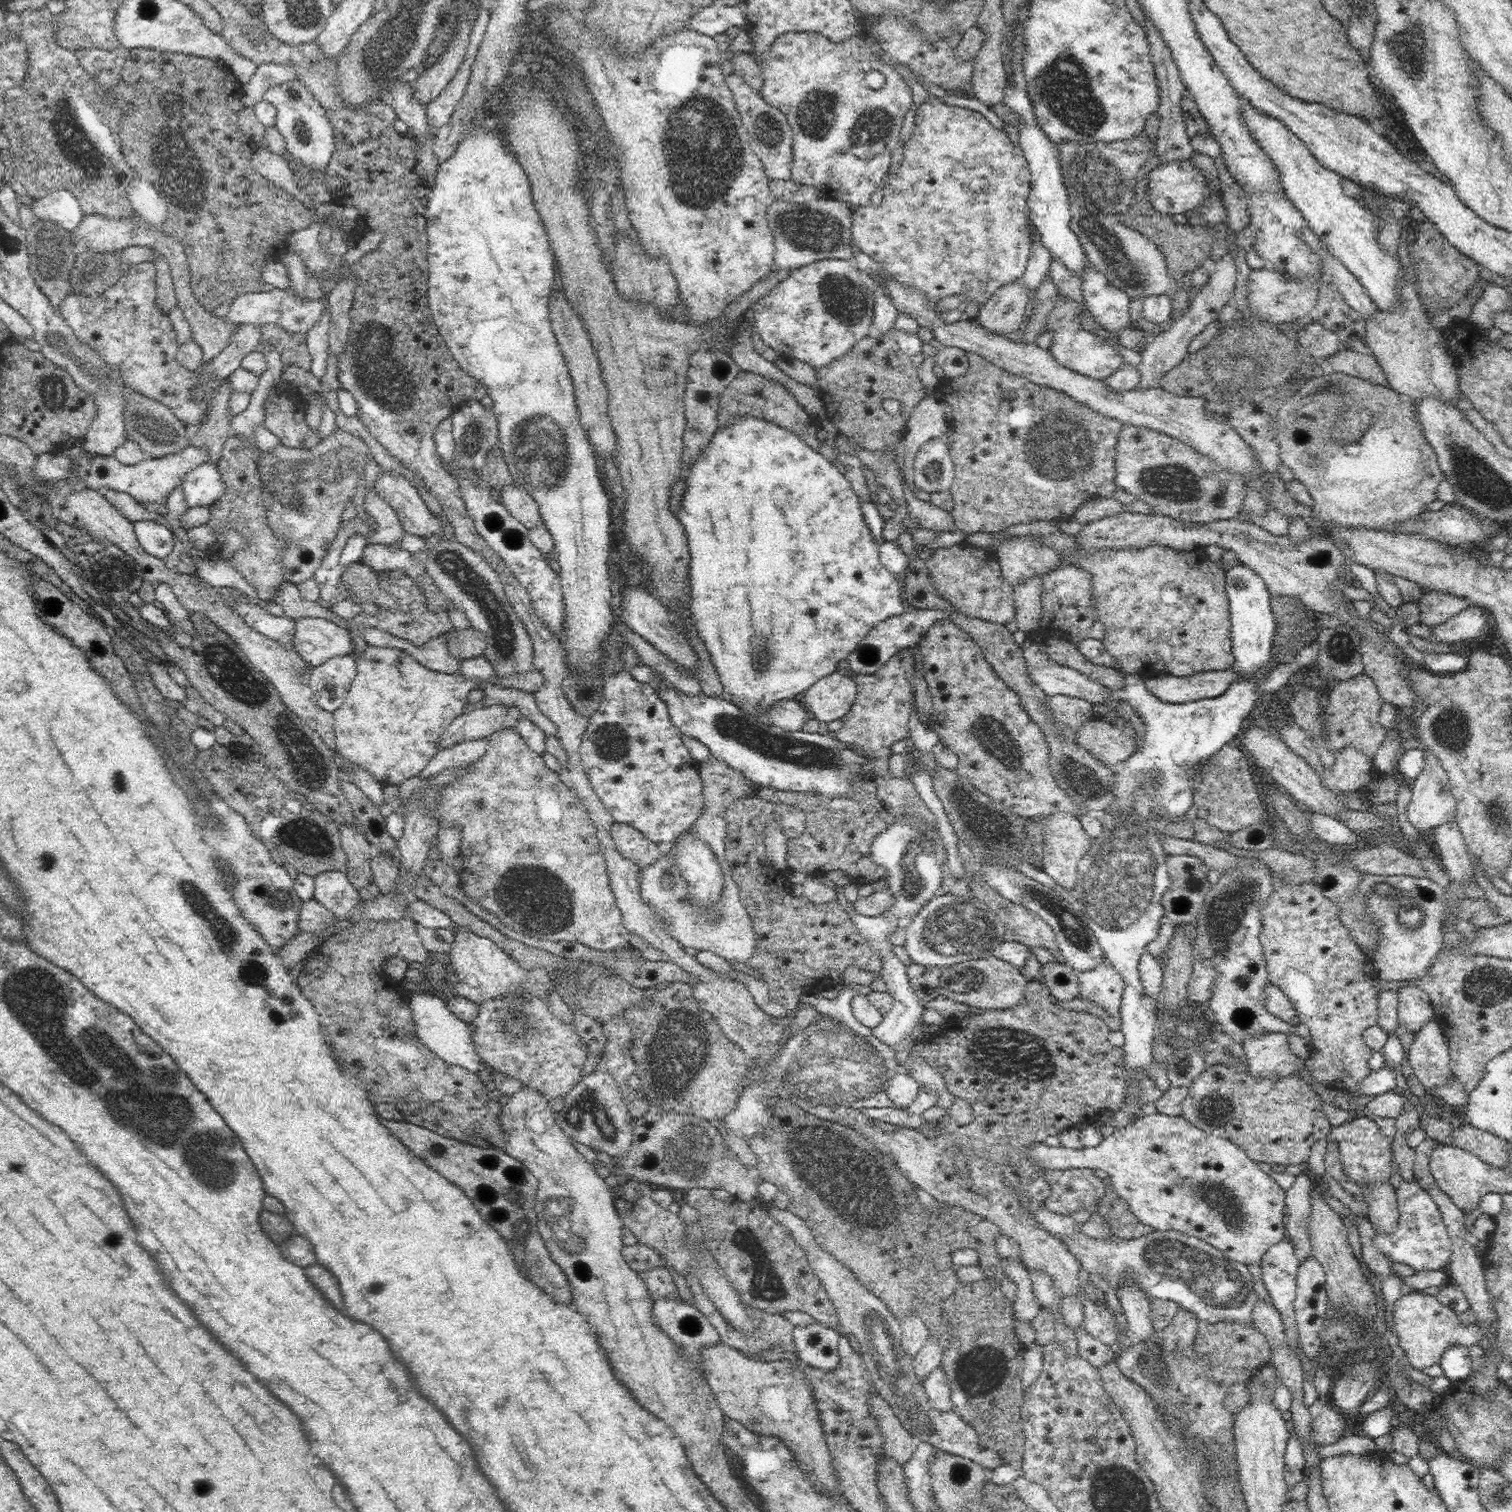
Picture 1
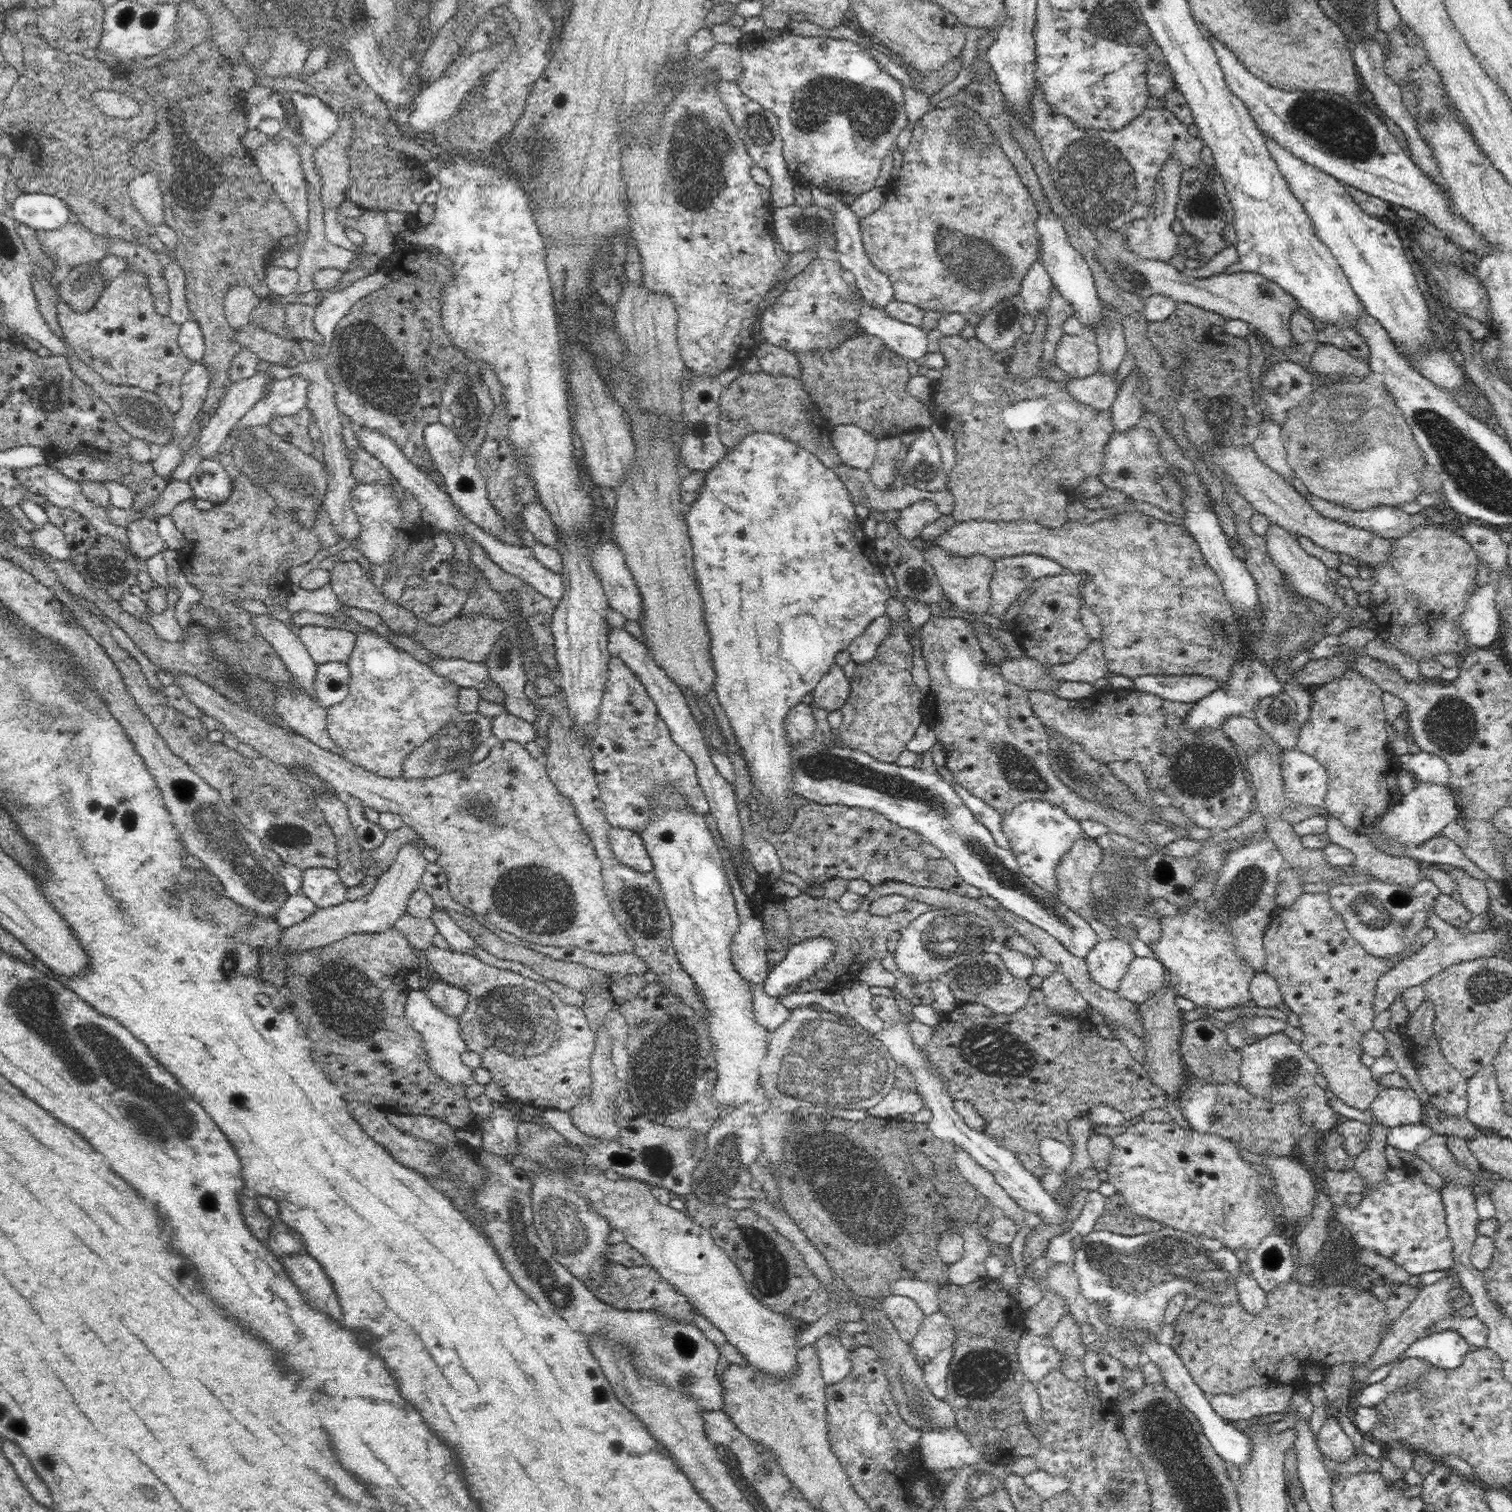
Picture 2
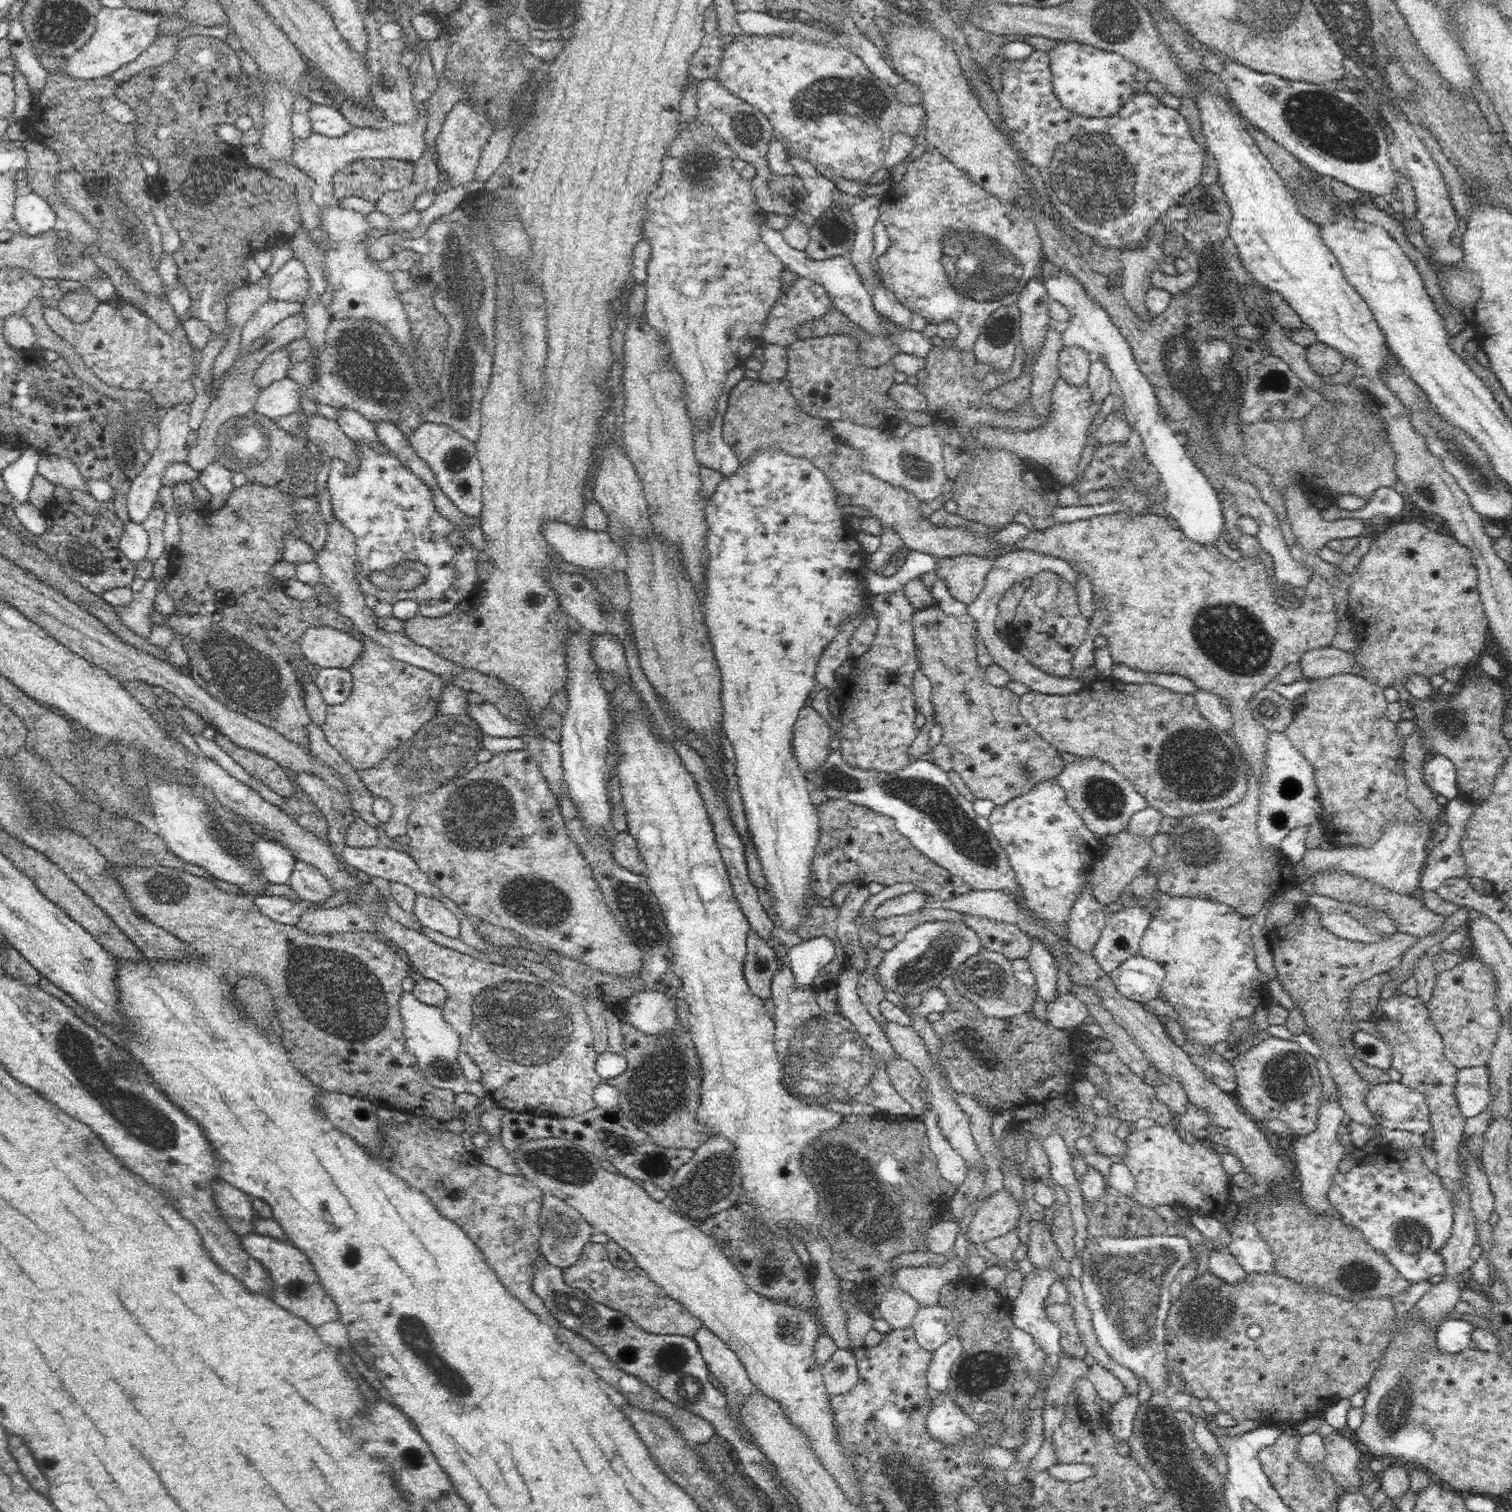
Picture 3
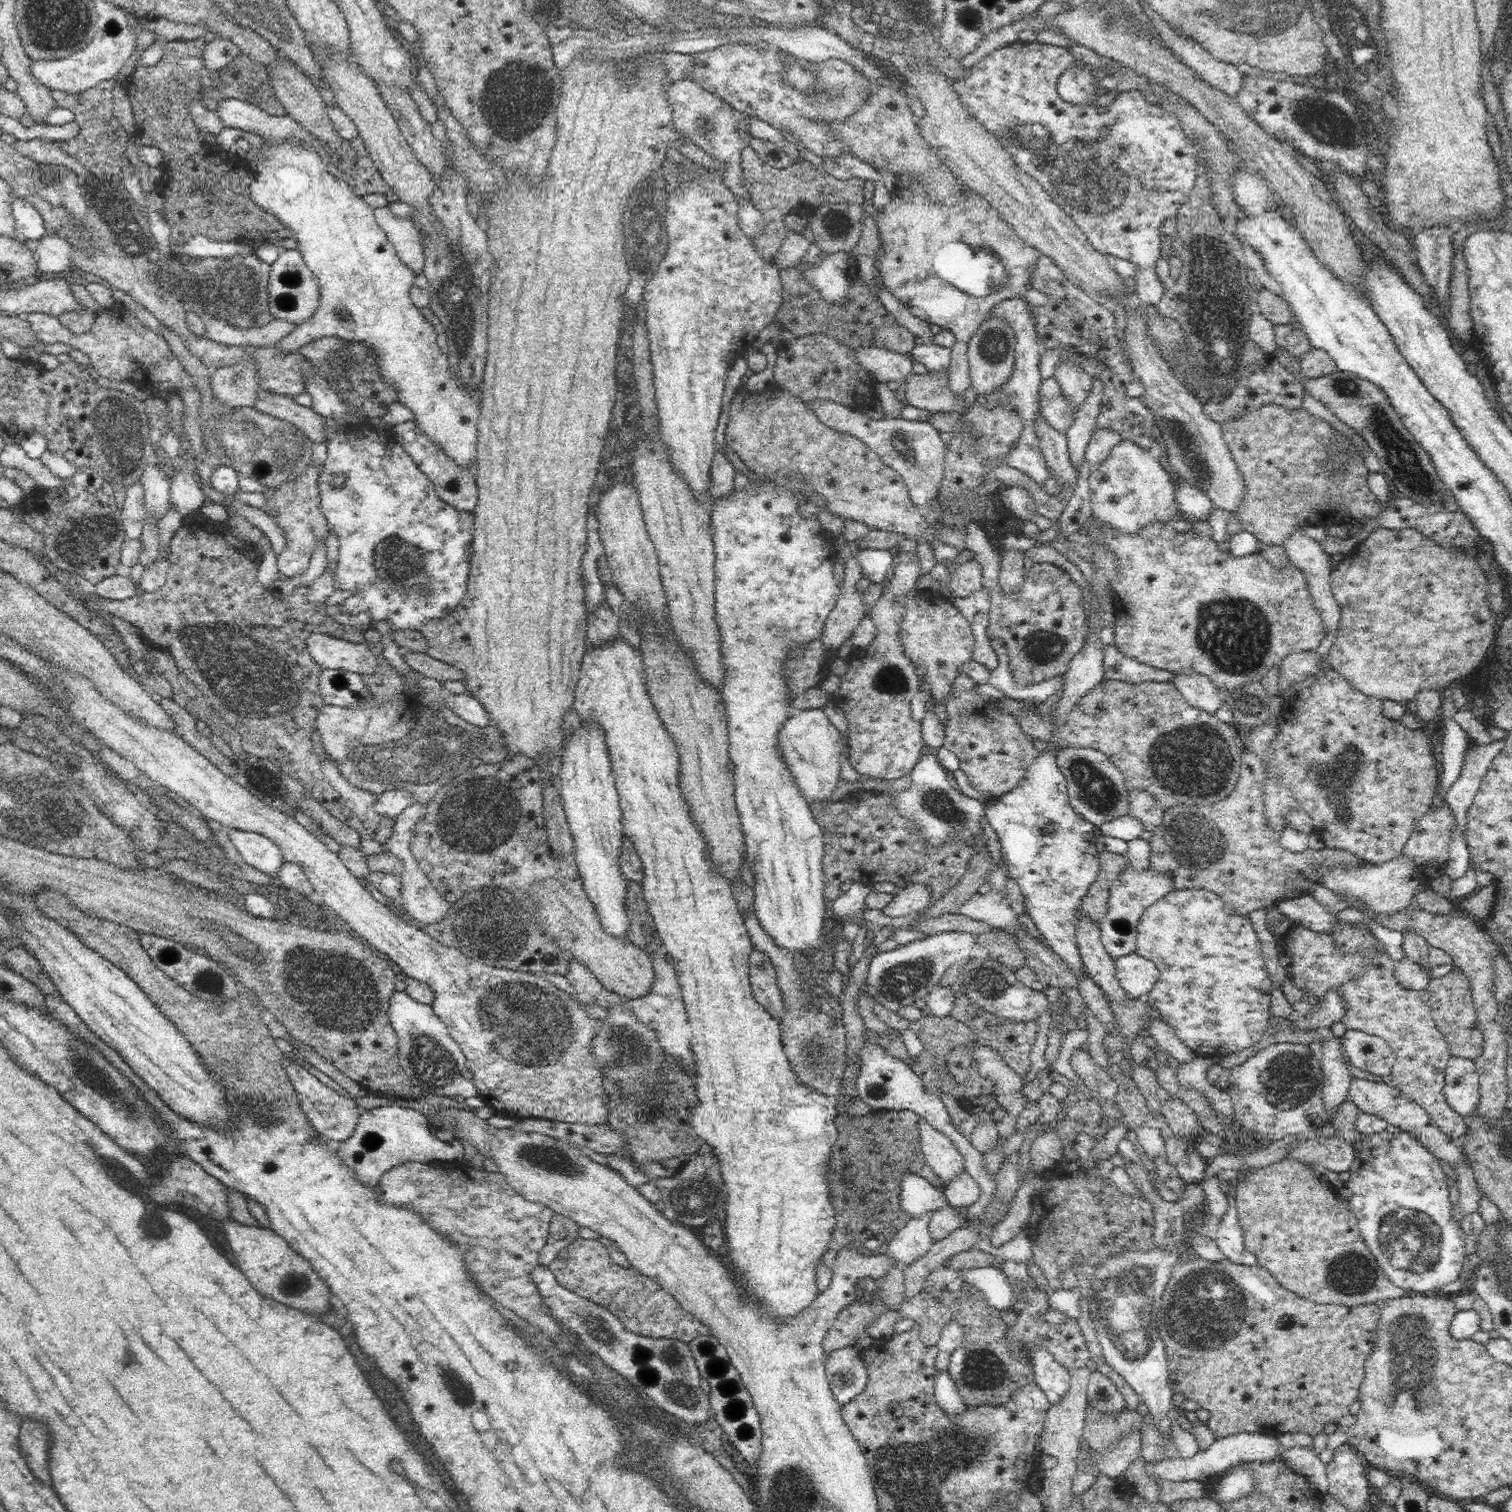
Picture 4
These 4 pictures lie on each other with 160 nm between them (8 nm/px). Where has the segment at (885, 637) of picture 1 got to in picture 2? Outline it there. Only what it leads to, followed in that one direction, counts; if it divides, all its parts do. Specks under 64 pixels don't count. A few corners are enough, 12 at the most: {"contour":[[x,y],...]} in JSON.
{"contour":[[876,618],[847,648],[856,664],[870,662],[892,619]]}

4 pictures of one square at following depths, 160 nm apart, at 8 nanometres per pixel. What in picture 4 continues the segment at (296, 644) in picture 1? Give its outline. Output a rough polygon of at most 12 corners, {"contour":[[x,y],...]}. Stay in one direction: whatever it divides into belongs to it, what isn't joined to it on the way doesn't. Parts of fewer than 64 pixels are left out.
{"contour":[[312,633],[306,646],[322,669],[370,674],[378,657],[366,642]]}

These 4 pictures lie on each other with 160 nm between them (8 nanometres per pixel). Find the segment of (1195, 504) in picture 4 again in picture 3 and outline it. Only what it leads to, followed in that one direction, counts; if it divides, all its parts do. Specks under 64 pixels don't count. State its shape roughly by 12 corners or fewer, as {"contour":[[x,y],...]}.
{"contour":[[1056,268],[1062,346],[1101,358],[1166,494],[1161,512],[1201,546],[1225,526],[1219,494],[1160,413],[1108,313]]}

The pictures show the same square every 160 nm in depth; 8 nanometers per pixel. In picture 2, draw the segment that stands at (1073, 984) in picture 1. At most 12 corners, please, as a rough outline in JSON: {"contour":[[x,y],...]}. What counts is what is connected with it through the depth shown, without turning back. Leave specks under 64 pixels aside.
{"contour":[[1059,971],[1041,987],[1046,1005],[1060,1015],[1087,1011],[1084,997]]}

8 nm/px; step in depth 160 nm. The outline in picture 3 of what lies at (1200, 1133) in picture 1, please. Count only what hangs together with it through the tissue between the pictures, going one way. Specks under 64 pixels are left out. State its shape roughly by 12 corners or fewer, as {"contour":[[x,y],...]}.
{"contour":[[1131,1132],[1123,1163],[1150,1213],[1180,1203],[1217,1217],[1232,1176],[1204,1135]]}

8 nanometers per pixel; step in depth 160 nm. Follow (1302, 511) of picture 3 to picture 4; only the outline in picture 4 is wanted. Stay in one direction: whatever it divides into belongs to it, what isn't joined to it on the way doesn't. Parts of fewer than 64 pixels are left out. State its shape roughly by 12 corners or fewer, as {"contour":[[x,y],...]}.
{"contour":[[1297,530],[1282,546],[1305,574],[1326,634],[1340,628],[1331,556]]}

